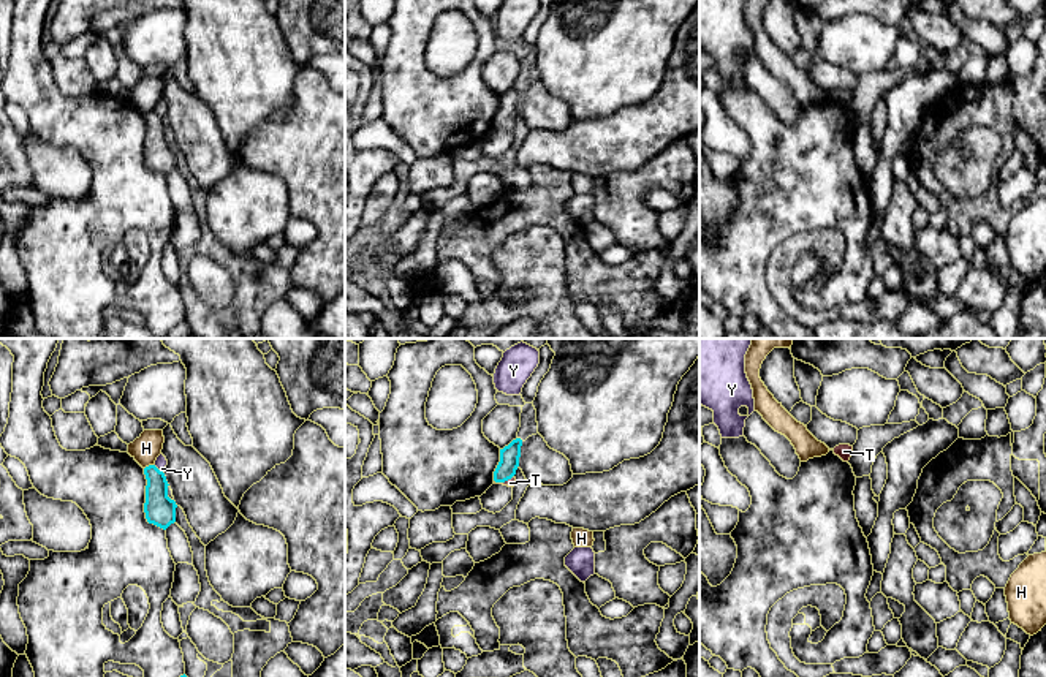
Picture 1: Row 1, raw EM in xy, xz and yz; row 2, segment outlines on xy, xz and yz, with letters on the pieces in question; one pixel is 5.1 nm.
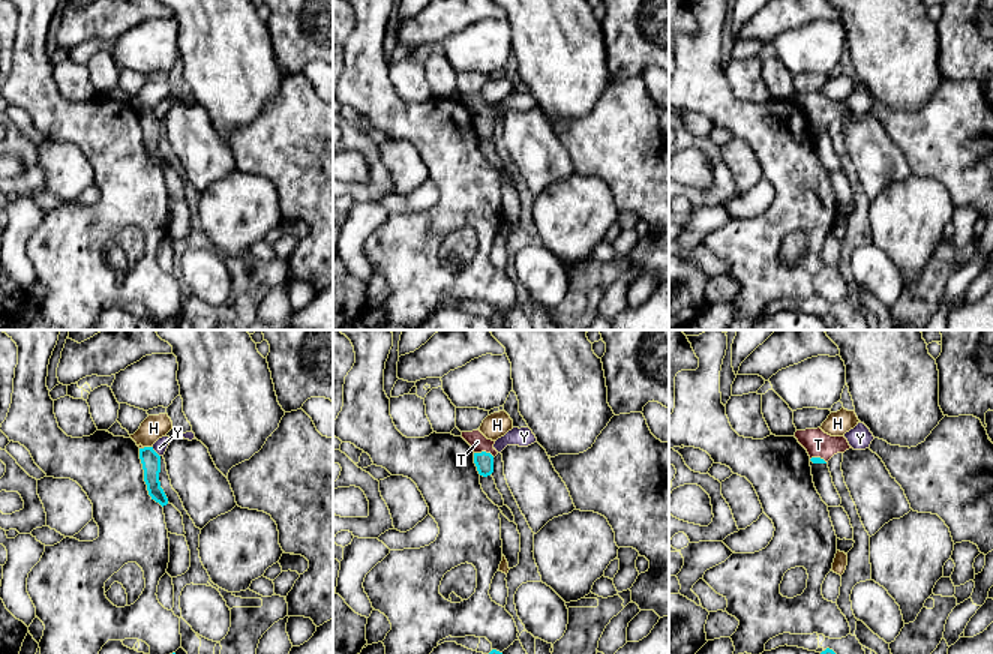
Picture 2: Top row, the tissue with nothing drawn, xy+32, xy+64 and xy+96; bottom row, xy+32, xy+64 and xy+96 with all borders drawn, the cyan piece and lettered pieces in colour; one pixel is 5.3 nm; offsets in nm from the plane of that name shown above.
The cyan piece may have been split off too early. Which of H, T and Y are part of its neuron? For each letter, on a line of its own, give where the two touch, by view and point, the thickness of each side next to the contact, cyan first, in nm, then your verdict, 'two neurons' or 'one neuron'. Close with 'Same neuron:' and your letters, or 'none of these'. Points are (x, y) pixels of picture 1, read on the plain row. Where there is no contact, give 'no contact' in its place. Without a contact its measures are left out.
H: meets cyan in xy at (149, 111); 160 nm thick on the cyan side, 140 nm on the other; two neurons
T: meets cyan in xz at (504, 127); 100 nm thick on the cyan side, 50 nm on the other; one neuron
Y: meets cyan in xy at (157, 114); 160 nm thick on the cyan side, 60 nm on the other; two neurons
Same neuron: T

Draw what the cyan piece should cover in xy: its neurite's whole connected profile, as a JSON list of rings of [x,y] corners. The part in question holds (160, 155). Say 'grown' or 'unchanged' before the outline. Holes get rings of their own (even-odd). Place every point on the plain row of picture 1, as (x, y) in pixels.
unchanged | [[[155,111],[144,114],[147,125],[144,158],[149,169],[166,176],[176,168],[176,147],[168,142],[168,127]]]

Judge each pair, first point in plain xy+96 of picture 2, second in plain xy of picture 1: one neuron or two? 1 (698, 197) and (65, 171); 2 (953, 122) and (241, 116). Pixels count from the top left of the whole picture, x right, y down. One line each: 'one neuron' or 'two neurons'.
1: two neurons
2: two neurons

